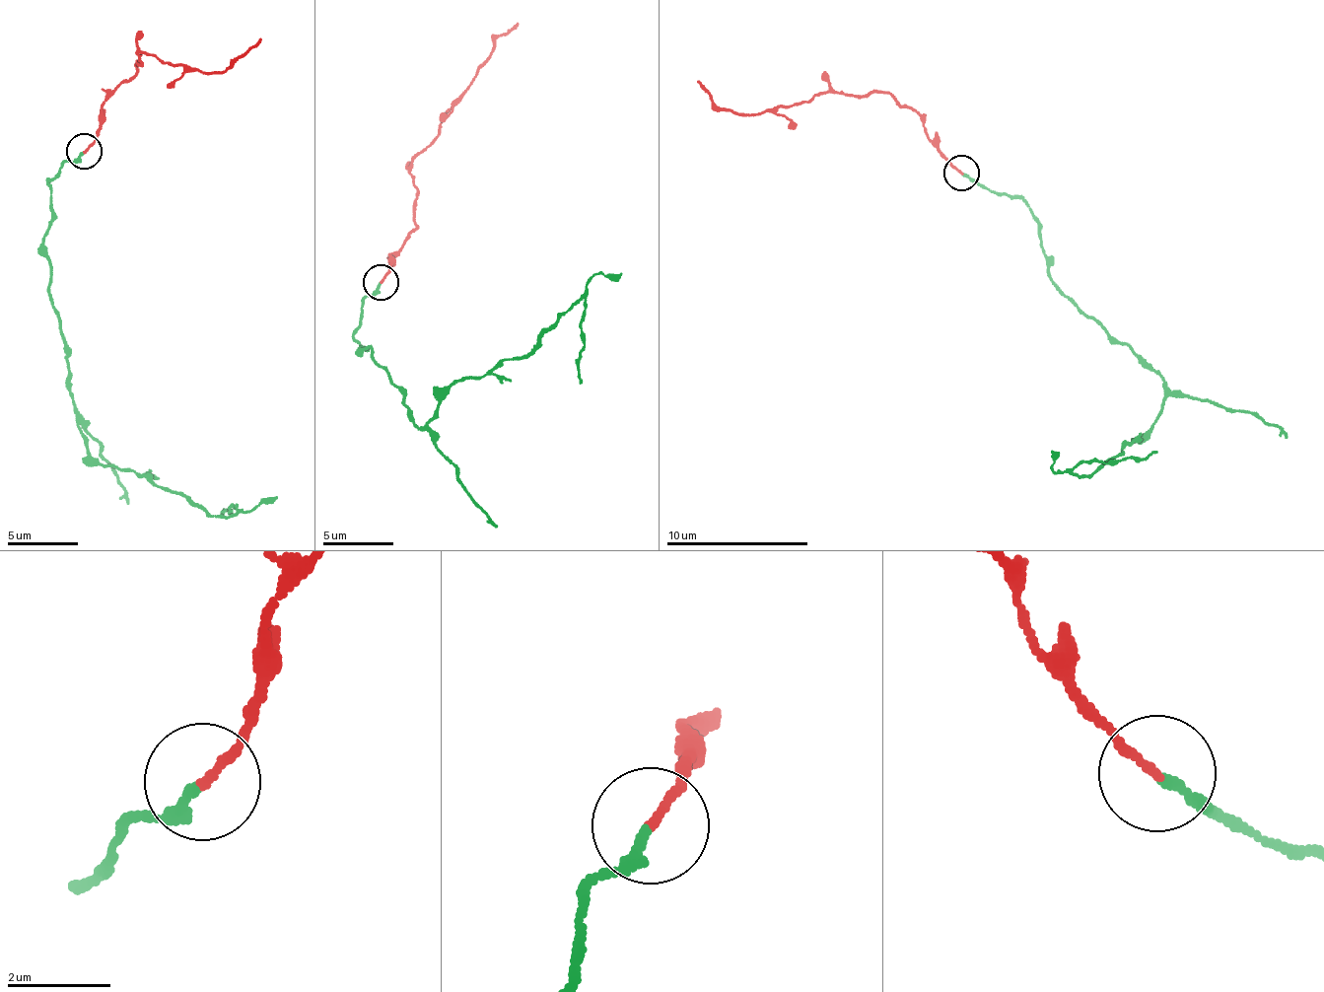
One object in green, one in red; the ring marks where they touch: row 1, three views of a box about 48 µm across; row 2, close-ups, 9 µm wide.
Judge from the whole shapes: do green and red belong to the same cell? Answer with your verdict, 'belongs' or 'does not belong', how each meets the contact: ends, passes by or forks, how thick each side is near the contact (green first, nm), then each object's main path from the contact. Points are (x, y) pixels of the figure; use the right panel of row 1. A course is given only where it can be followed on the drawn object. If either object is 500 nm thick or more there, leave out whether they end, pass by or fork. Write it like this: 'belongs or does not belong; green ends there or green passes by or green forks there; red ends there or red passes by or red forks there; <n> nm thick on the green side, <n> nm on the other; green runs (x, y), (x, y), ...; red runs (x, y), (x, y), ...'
does not belong; green ends there; red ends there; 200 nm thick on the green side, 160 nm on the other; green runs (962, 172), (1022, 201), (1051, 283), (1161, 378), (1165, 400), (1151, 430), (1088, 475), (1074, 469), (1157, 452); red runs (962, 172), (923, 121), (890, 94), (826, 93), (804, 104), (775, 106), (759, 115), (720, 109), (698, 81)

